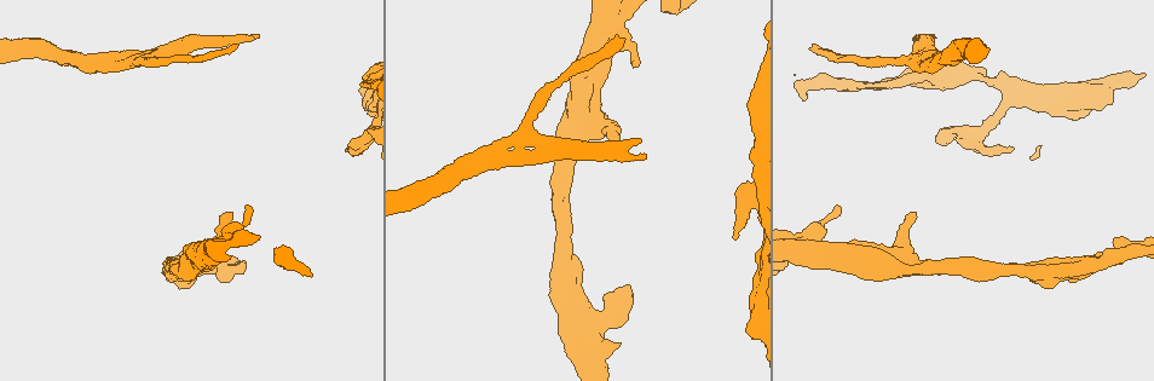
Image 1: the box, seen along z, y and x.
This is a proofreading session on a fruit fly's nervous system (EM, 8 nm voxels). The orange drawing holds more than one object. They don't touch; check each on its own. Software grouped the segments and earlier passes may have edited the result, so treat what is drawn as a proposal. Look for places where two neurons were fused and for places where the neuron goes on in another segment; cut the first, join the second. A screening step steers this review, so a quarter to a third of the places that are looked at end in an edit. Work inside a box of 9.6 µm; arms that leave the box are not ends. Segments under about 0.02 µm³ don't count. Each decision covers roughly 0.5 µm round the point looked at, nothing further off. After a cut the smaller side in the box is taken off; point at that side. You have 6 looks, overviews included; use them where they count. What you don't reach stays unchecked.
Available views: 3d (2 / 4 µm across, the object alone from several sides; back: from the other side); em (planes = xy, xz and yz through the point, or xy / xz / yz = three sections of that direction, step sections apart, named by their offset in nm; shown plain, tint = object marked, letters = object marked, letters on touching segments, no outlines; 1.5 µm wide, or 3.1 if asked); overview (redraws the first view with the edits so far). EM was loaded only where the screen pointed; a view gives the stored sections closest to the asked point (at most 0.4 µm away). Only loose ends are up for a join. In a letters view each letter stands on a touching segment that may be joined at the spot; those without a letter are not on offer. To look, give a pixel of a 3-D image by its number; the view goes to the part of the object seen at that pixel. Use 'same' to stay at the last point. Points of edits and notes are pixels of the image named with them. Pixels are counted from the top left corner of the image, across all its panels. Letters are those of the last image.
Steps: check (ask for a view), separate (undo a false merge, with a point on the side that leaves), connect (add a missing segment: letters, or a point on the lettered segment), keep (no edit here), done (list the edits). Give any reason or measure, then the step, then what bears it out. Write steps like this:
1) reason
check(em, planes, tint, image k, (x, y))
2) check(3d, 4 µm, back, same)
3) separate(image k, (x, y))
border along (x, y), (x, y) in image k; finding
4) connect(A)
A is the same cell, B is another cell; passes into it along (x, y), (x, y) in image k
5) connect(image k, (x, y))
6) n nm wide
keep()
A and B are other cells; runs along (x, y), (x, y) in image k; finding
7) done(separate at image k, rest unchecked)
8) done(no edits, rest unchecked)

free end
check(em, planes, letters, image 1, (734, 238))

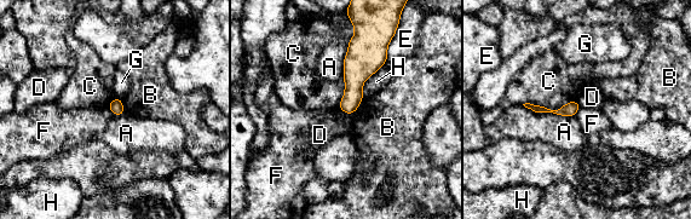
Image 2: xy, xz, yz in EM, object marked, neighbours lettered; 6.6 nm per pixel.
keep()
A, B, C, D, E, F, G and H are other cells; runs along (575, 104), (564, 111), (533, 107) in image 2; none of them fits

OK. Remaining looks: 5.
four arms meet
check(3d, 4 µm, image 1, (526, 143))

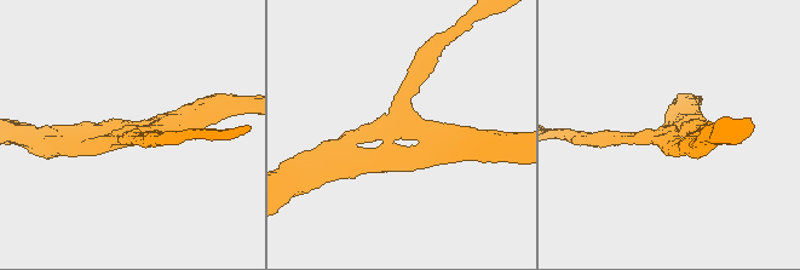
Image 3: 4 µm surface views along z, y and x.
4 arms
check(em, planes, tint, image 3, (400, 131))

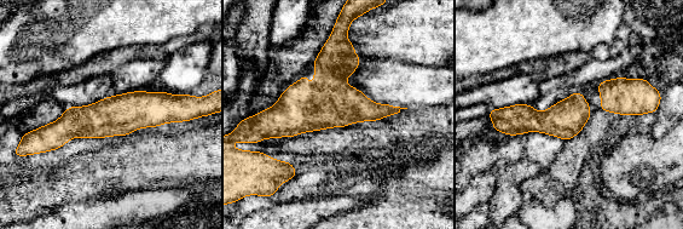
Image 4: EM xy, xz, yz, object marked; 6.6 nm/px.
see the neighbours
check(em, planes, letters, same)

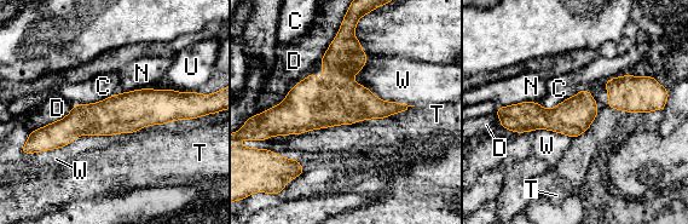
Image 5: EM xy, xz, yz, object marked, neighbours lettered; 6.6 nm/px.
keep()
C, D, N, T, U and W are other cells; border along (585, 87), (551, 108), (535, 102) in image 5; continuous, no second neuron

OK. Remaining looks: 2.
long arm stops here
check(em, planes, plain, image 1, (239, 45))

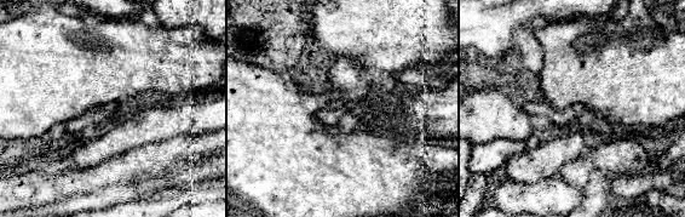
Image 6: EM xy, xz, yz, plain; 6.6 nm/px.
check(em, planes, letters, same)

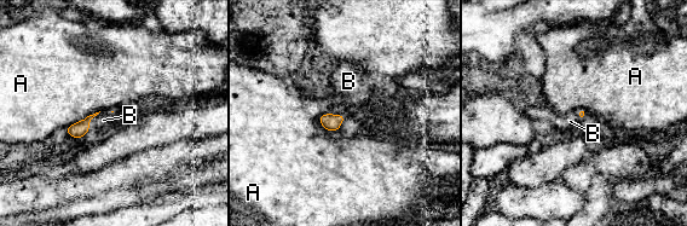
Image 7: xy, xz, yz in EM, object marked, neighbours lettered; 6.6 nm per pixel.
connect(B)
B is the same cell, A is another cell; passes into it along (79, 129), (91, 119), (103, 120) in image 7; it goes on there

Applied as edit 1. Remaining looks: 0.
done(connect at image 7, rest unchecked)

